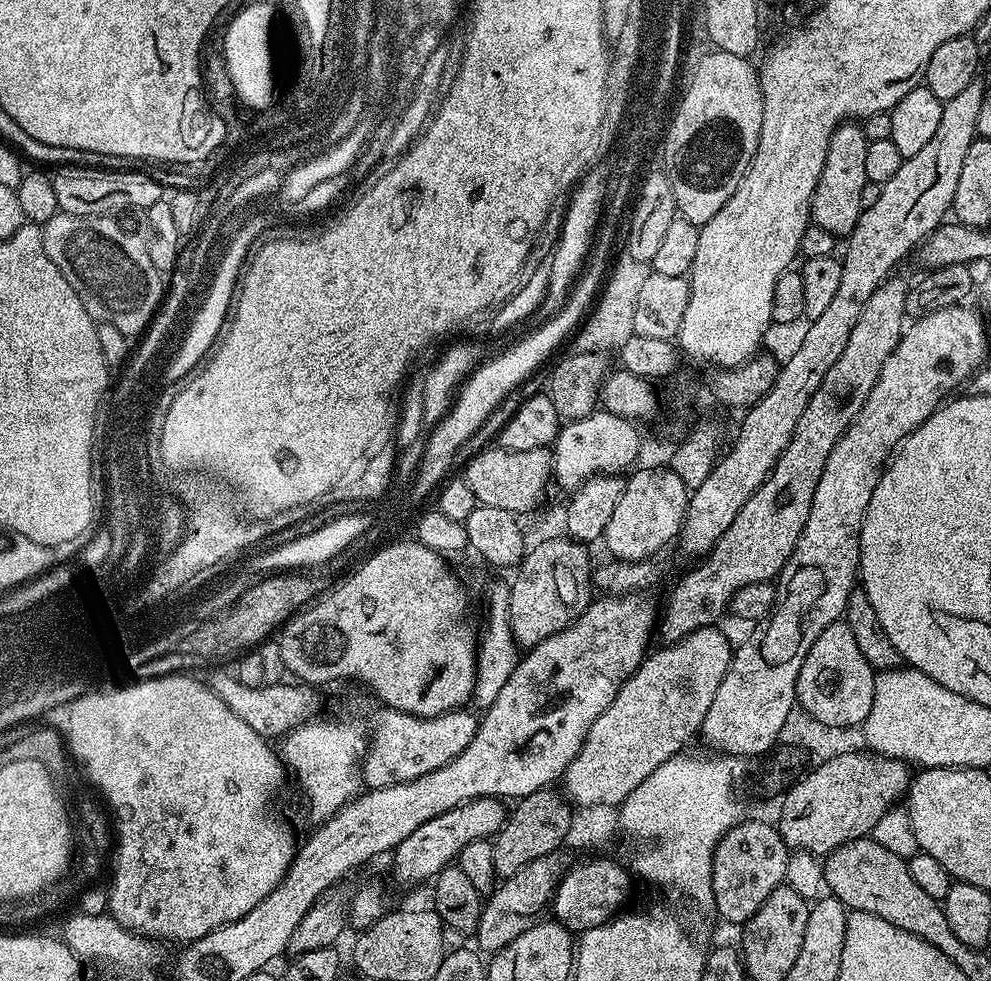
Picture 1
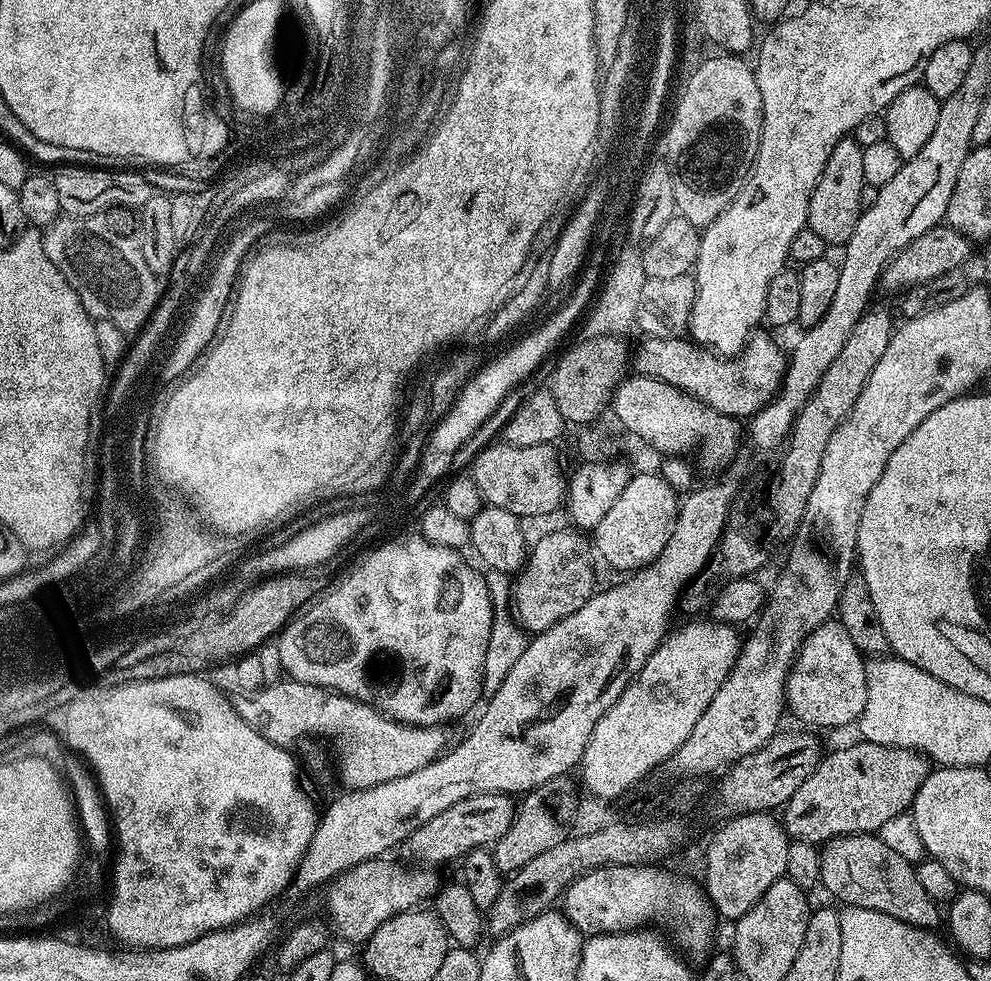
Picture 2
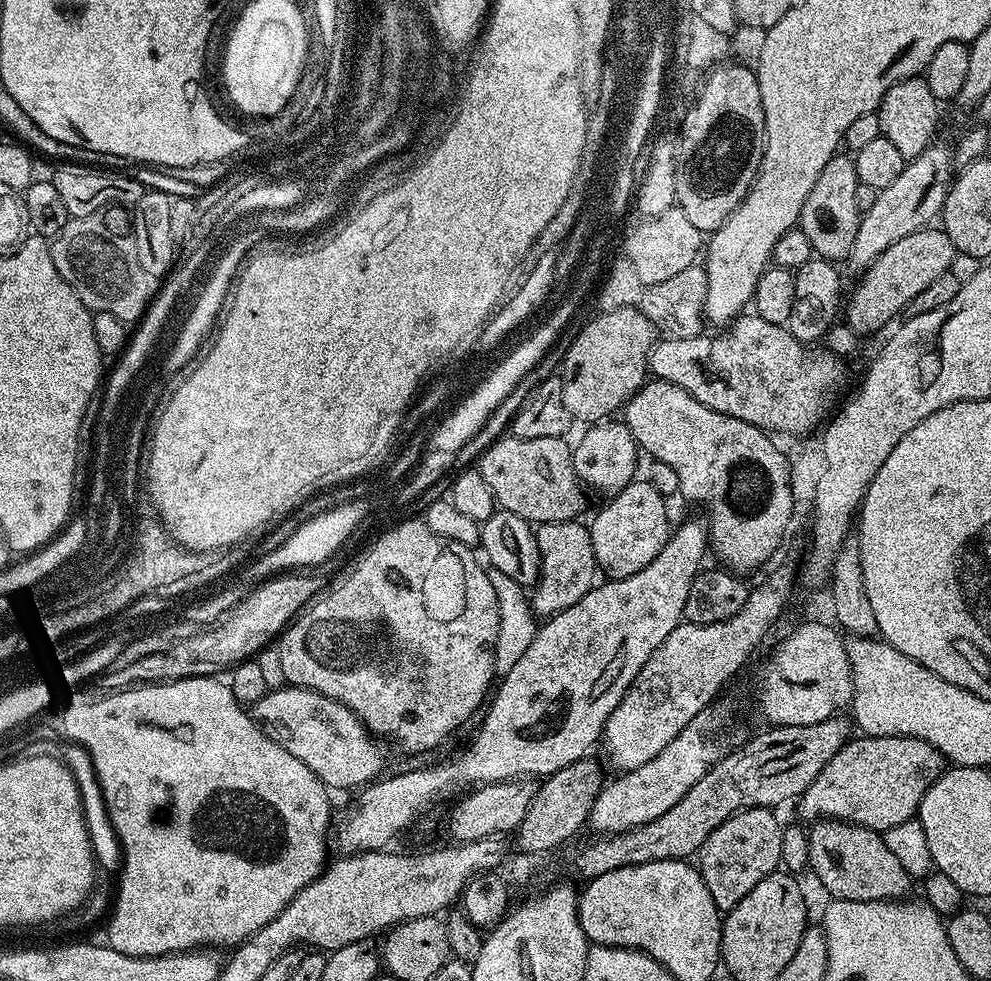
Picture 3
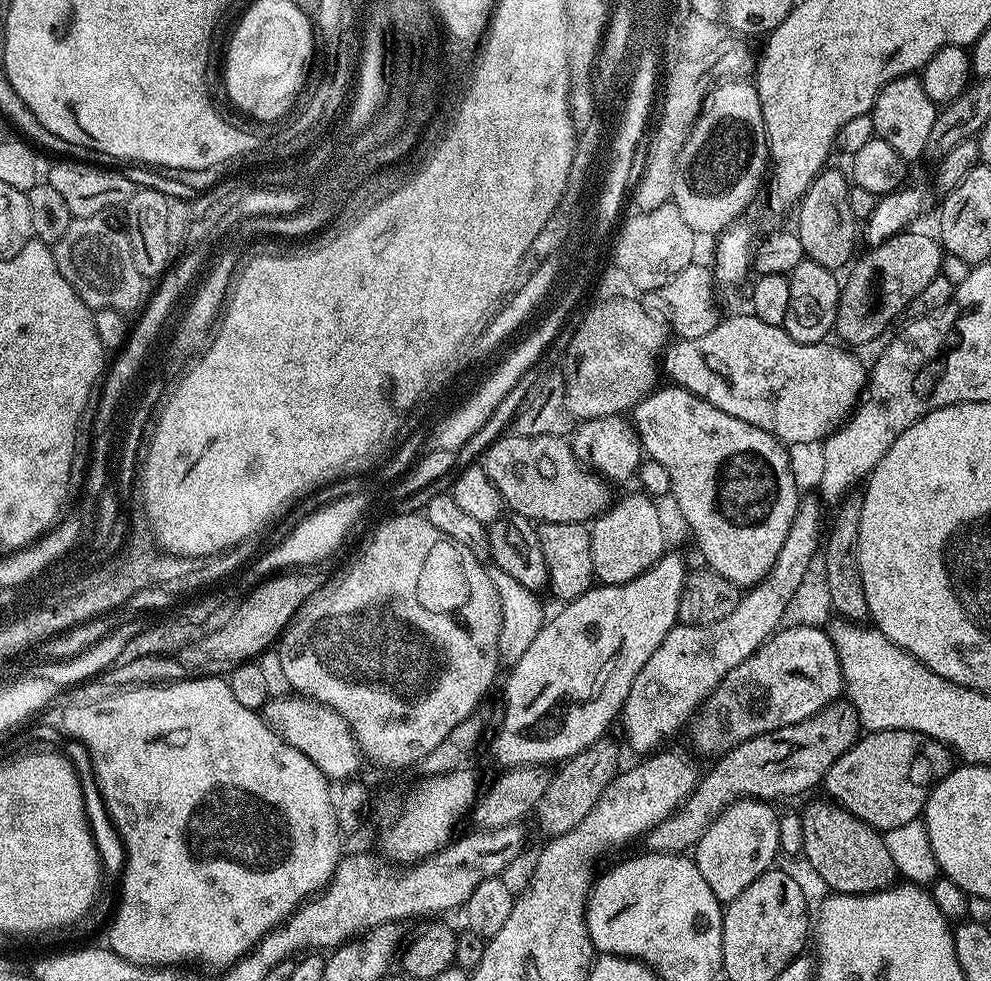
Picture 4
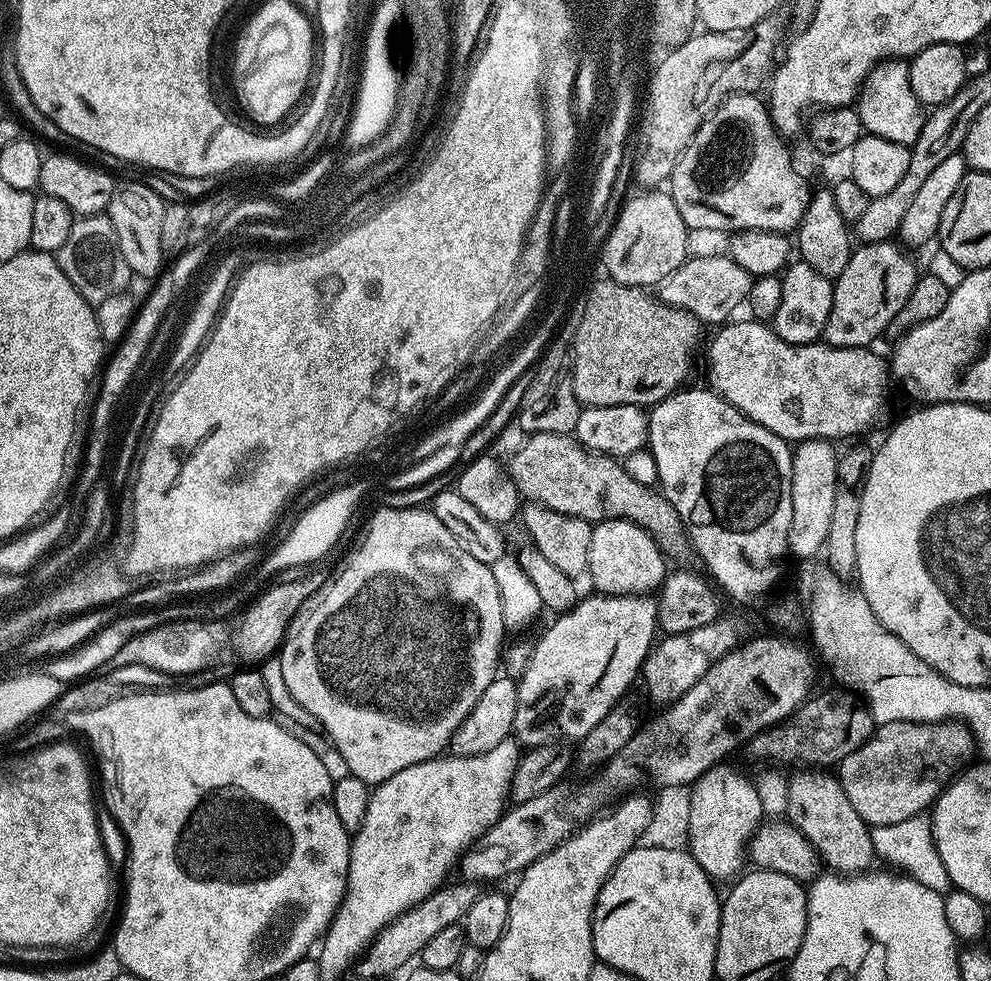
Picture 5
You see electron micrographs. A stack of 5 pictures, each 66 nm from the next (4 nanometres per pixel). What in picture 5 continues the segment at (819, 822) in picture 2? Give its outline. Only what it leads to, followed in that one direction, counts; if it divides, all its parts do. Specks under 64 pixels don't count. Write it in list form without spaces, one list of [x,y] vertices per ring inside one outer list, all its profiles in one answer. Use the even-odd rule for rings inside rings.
[[[886,722],[879,725],[869,736],[868,741],[854,754],[841,760],[838,765],[838,779],[850,806],[869,826],[890,826],[894,822],[906,822],[906,818],[927,813],[935,804],[940,793],[964,771],[973,759],[975,741],[972,733],[958,722],[941,722],[939,724],[915,724],[914,722]]]

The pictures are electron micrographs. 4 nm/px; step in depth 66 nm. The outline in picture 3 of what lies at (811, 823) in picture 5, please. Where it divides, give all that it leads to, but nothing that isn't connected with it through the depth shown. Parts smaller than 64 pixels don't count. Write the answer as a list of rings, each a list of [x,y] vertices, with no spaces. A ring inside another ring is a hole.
[[[821,818],[807,829],[808,868],[820,879],[820,884],[837,900],[898,900],[909,895],[913,877],[902,870],[898,858],[890,854],[881,833],[849,824],[847,820]]]

